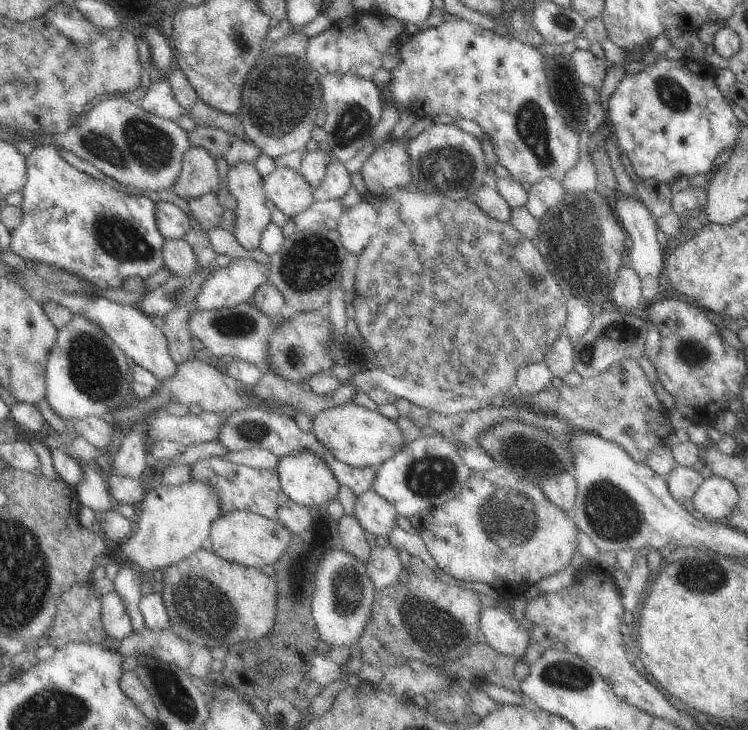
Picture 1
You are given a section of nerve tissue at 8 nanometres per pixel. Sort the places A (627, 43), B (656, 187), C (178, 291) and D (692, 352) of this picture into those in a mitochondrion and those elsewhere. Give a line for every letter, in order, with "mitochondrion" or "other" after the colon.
A: other
B: other
C: mitochondrion
D: mitochondrion

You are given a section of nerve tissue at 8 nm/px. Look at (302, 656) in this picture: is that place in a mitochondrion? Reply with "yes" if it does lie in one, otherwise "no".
no

